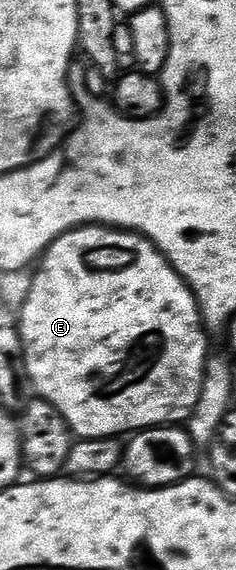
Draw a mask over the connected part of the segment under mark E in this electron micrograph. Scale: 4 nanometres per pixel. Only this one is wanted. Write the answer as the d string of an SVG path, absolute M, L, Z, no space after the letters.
M74 228L72 232L65 233L47 247L47 251L38 261L37 268L40 268L40 272L34 273L28 300L18 313L19 332L26 352L27 380L39 391L36 393L42 399L48 400L63 415L72 433L85 440L110 436L123 438L128 434L141 432L144 428L159 428L163 424L179 426L190 421L201 398L203 379L206 376L209 359L206 336L208 333L205 331L203 318L199 315L199 303L195 301L190 286L176 274L173 265L155 247L153 241L137 232L125 232L118 228Z

